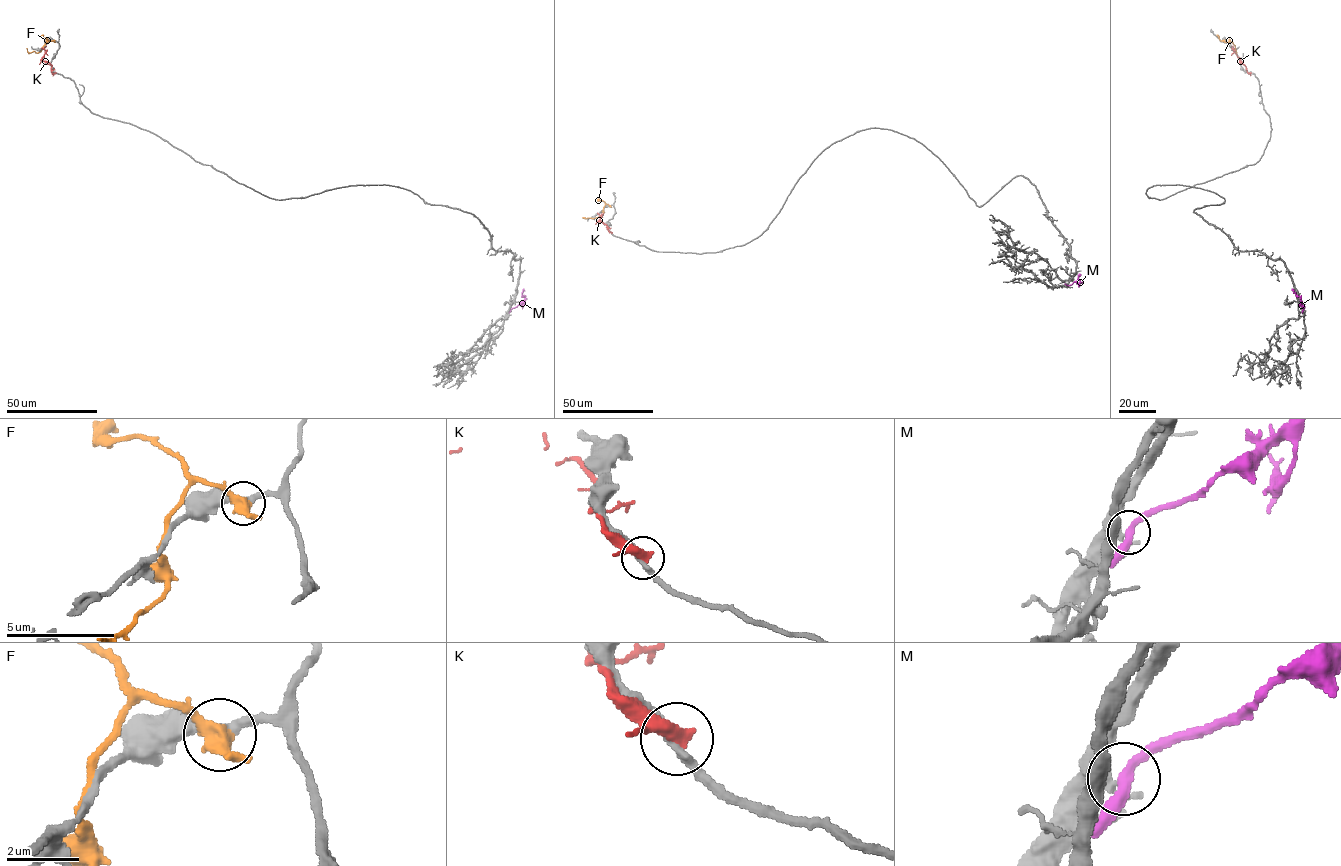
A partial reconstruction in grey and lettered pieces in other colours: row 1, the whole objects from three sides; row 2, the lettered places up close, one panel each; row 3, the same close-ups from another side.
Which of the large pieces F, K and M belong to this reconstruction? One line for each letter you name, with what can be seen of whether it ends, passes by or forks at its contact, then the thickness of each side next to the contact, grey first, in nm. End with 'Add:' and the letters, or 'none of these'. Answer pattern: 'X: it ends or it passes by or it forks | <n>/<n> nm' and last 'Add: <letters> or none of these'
Add: none of these

